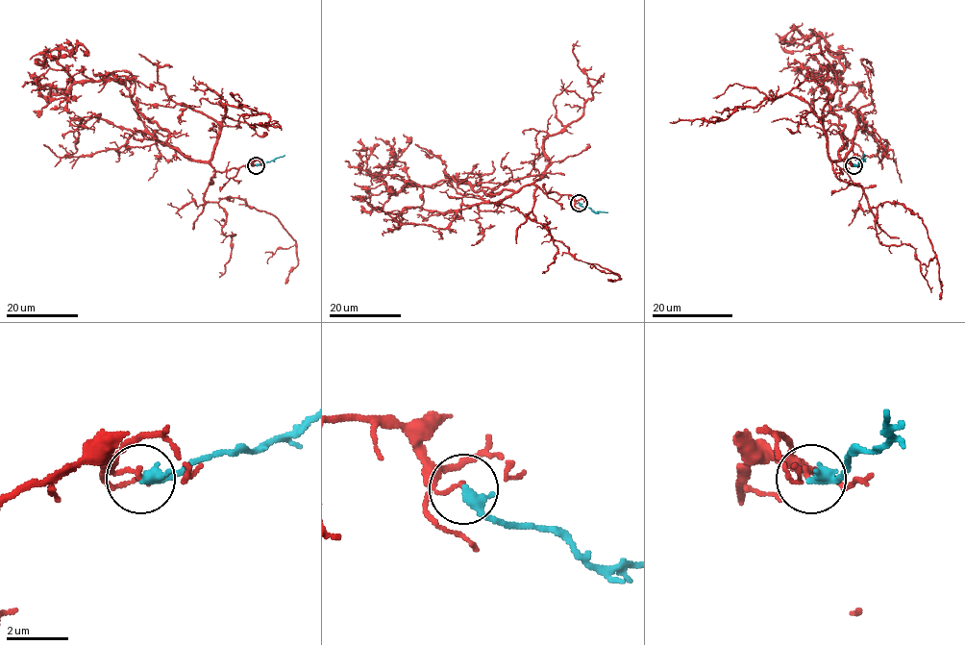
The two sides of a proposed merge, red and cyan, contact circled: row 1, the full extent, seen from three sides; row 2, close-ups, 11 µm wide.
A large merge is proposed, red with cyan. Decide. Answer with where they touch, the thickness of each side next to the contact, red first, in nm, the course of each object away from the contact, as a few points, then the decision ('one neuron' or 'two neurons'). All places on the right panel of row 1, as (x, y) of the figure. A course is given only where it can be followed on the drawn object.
at (853, 165); 120 nm thick on the red side, 400 nm on the other; red runs (853, 165), (833, 169), (844, 127), (823, 82), (843, 66), (821, 35), (794, 46); cyan runs (853, 165), (863, 161), (864, 154); two neurons

